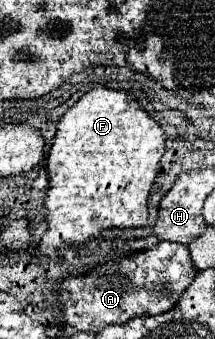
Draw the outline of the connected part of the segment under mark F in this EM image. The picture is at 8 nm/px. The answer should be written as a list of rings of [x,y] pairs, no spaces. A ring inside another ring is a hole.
[[[93,86],[91,90],[87,90],[79,102],[75,102],[59,120],[57,124],[57,134],[53,138],[53,144],[51,144],[51,150],[49,150],[49,156],[47,156],[47,174],[49,174],[49,192],[47,192],[47,200],[45,200],[45,218],[49,222],[49,228],[47,232],[43,234],[41,238],[41,254],[49,256],[49,258],[57,258],[59,256],[59,250],[63,246],[77,246],[77,244],[85,244],[87,240],[99,236],[103,230],[107,228],[139,228],[139,226],[147,226],[149,220],[147,220],[147,198],[149,198],[149,190],[151,190],[151,184],[157,176],[157,164],[161,160],[165,152],[165,134],[159,126],[157,120],[153,120],[145,110],[143,106],[137,102],[137,98],[129,92],[123,92],[123,90],[113,90],[113,88],[107,88],[107,86]]]

